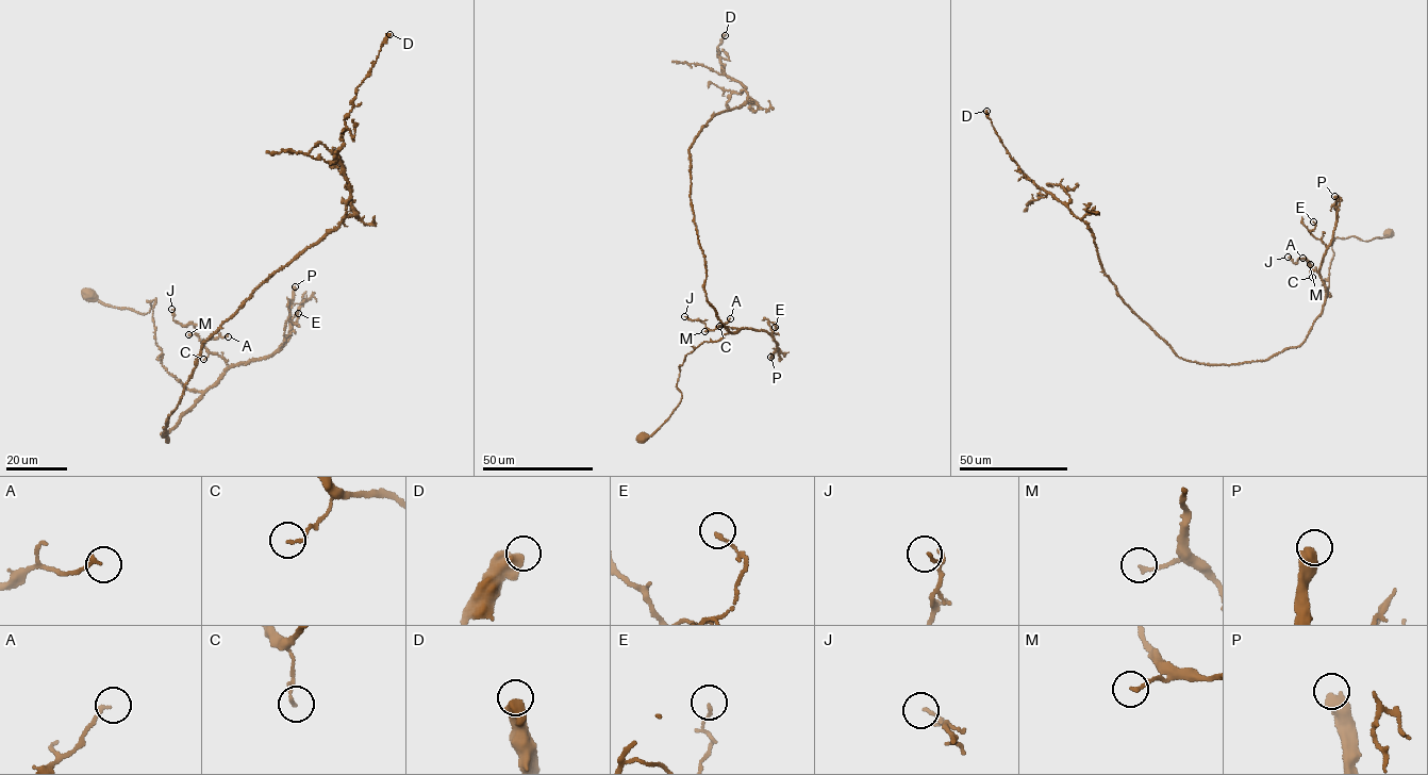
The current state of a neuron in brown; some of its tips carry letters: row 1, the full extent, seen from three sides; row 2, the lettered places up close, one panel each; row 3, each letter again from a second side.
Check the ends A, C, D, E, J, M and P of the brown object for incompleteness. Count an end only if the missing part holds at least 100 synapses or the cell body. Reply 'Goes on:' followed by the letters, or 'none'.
Goes on: P

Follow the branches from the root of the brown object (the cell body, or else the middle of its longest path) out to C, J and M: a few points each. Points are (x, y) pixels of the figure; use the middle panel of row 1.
C: (643, 438), (663, 424), (681, 400), (676, 384), (686, 356), (704, 342), (718, 341), (739, 329), (719, 326)
J: (643, 438), (681, 400), (676, 384), (686, 356), (739, 329), (721, 325), (711, 330), (684, 316)
M: (643, 438), (681, 400), (676, 384), (686, 356), (739, 329), (721, 325), (704, 331)

